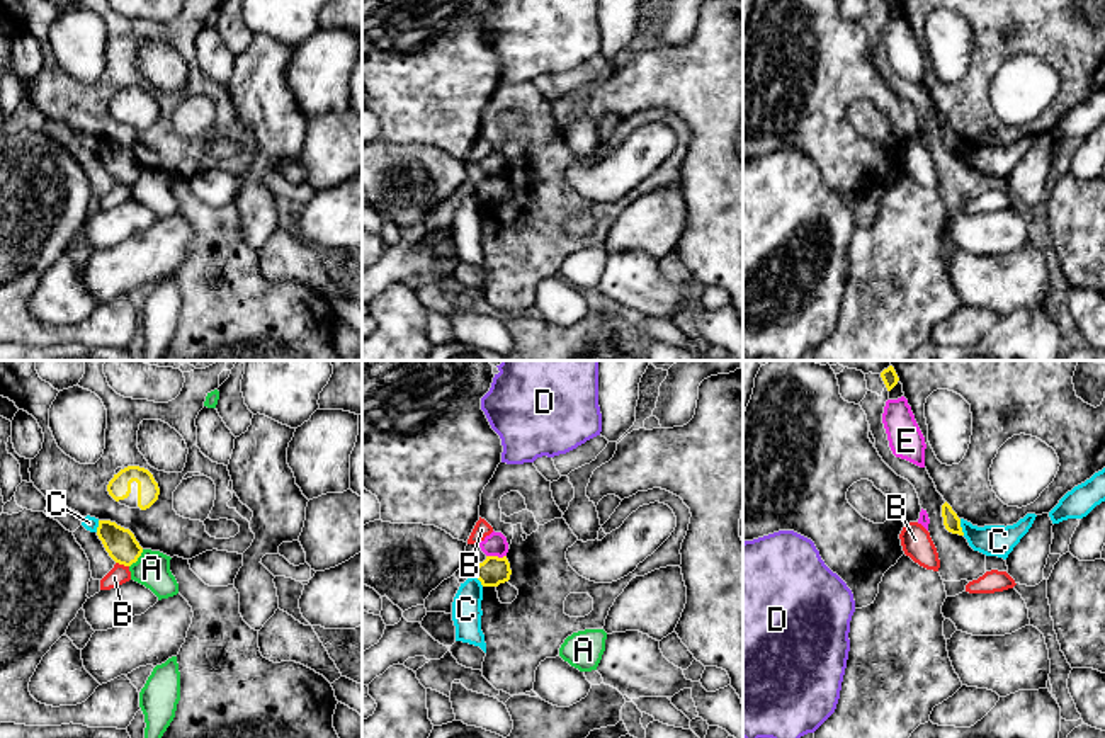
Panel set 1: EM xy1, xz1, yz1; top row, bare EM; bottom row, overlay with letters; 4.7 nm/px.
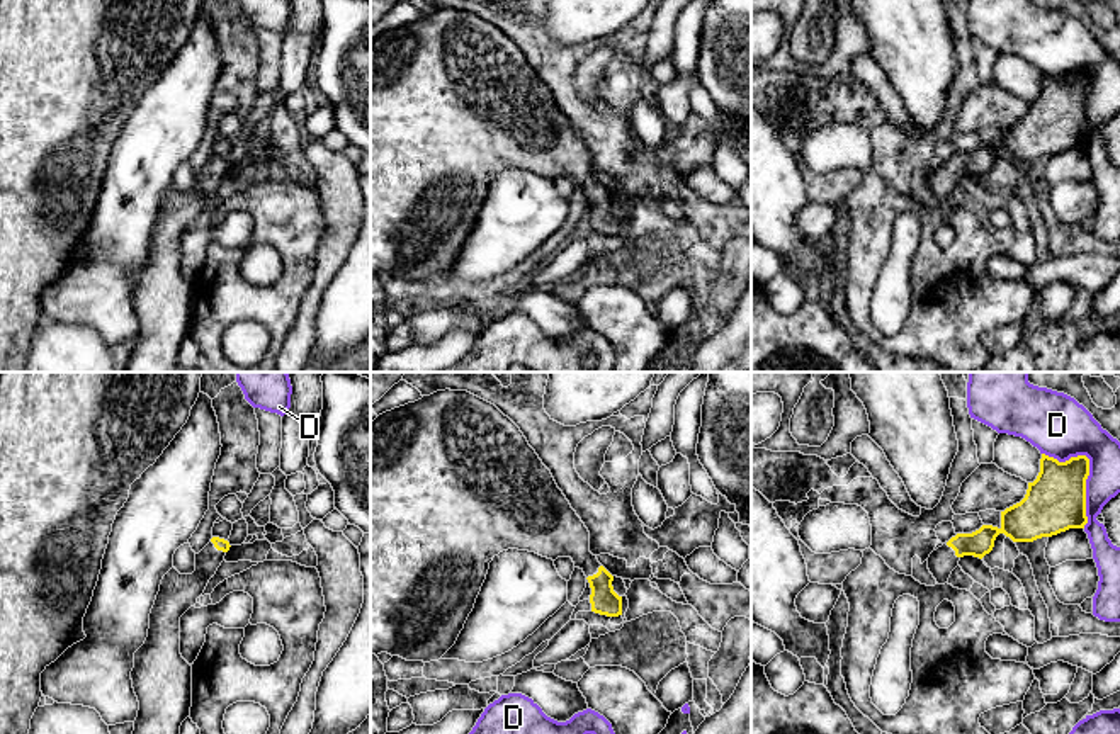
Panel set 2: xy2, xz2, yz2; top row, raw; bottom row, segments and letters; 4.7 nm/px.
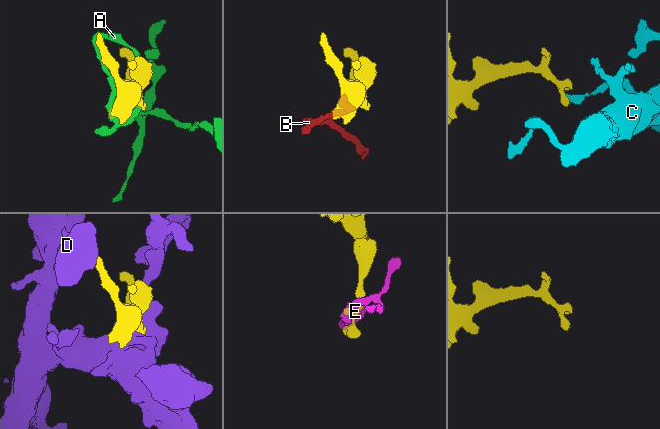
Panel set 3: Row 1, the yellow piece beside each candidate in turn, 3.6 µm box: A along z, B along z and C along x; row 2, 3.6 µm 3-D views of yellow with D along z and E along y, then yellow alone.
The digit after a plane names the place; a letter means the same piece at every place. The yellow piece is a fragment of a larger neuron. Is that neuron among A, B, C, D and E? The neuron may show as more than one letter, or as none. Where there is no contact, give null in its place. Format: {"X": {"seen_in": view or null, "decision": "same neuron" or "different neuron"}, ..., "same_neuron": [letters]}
{"A": {"seen_in": "xy1", "decision": "different neuron"}, "B": {"seen_in": "xy1", "decision": "different neuron"}, "C": {"seen_in": "yz1", "decision": "different neuron"}, "D": {"seen_in": "yz2", "decision": "different neuron"}, "E": {"seen_in": "xz1", "decision": "different neuron"}, "same_neuron": []}

